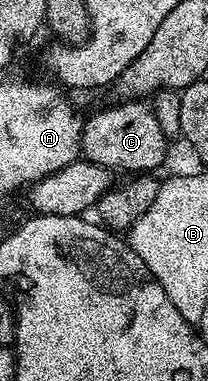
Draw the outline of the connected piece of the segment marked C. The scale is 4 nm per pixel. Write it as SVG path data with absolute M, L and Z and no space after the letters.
M120 100L115 104L87 115L80 142L83 157L113 172L156 172L168 154L170 142L158 125L151 105L144 100Z

